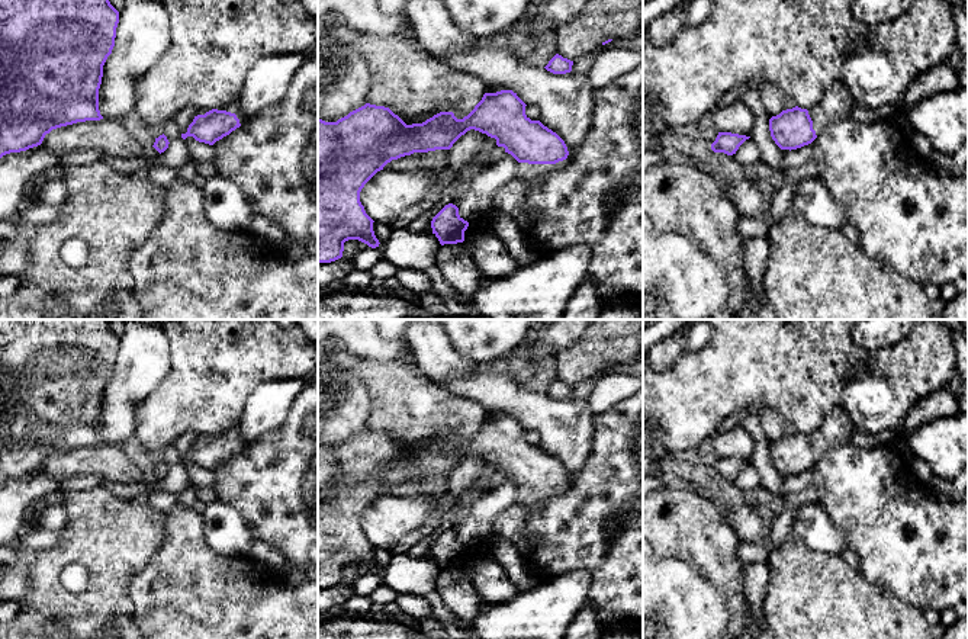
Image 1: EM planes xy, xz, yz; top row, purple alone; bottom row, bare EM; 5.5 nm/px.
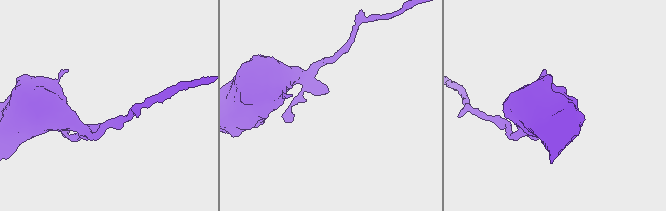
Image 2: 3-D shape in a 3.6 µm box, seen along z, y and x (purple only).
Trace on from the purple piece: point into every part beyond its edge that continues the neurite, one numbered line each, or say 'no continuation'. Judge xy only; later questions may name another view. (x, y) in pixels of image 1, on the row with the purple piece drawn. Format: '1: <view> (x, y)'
1: xy (235, 106)

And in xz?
1: xz (527, 173)

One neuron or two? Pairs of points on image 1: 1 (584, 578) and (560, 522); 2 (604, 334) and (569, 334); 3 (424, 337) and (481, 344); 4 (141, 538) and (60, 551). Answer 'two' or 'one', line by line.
1: two
2: two
3: two
4: one

